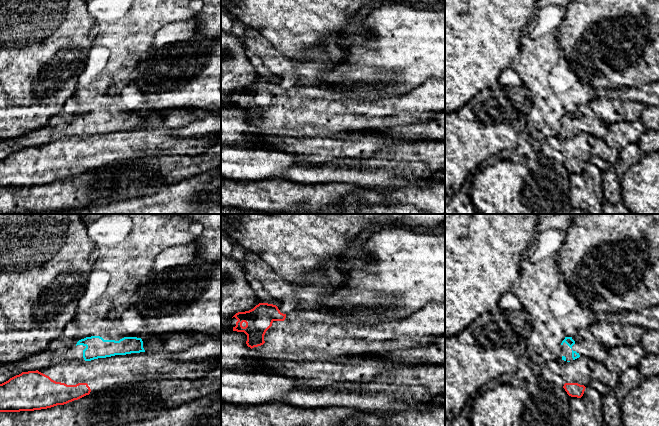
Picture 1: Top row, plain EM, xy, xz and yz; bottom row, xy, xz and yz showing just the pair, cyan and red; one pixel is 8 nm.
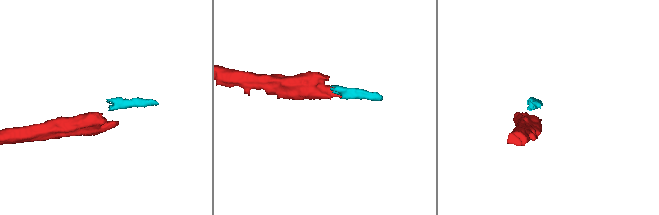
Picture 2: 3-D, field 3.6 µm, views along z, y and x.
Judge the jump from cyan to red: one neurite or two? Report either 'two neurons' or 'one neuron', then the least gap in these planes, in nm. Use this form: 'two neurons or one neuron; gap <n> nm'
two neurons; gap 180 nm

